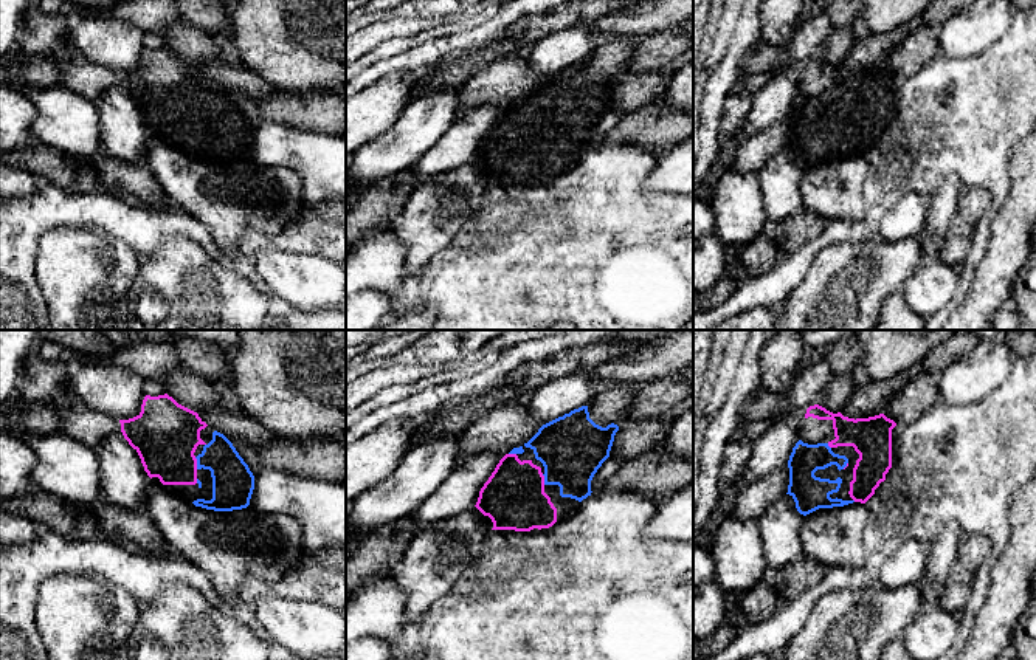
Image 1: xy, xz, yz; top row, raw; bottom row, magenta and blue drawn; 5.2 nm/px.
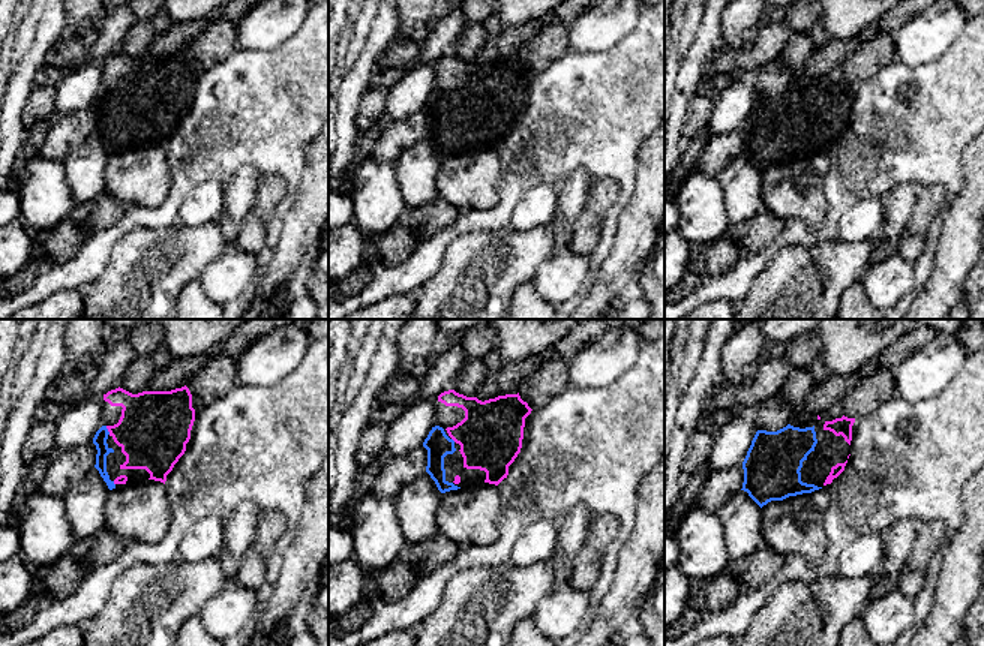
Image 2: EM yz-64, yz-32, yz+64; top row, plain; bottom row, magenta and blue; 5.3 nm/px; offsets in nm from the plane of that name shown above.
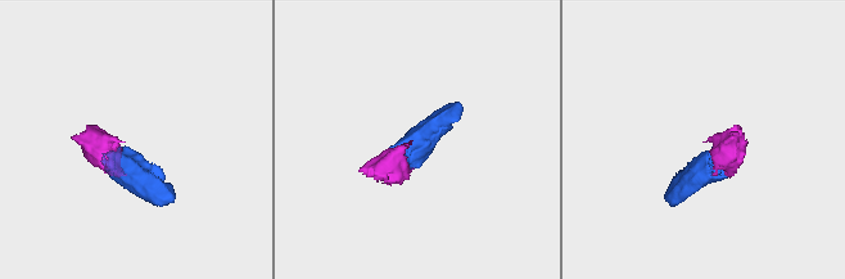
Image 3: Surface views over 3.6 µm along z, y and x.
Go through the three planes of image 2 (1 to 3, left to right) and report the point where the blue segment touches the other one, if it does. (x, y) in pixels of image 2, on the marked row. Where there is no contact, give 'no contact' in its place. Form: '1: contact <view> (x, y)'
1: contact yz-64 (108, 430)
2: contact yz-32 (453, 439)
3: no contact

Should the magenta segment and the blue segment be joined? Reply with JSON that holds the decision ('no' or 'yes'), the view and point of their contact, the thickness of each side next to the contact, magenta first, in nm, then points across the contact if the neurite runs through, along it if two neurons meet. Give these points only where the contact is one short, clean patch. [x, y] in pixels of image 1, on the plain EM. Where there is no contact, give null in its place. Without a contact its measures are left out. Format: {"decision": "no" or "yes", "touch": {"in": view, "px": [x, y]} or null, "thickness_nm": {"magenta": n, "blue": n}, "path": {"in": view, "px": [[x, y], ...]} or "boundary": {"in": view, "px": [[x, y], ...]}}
{"decision": "yes", "touch": {"in": "xy", "px": [196, 116]}, "thickness_nm": {"magenta": 340, "blue": 220}, "path": {"in": "xy", "px": [[166, 87], [196, 116], [214, 116], [233, 135]]}}

